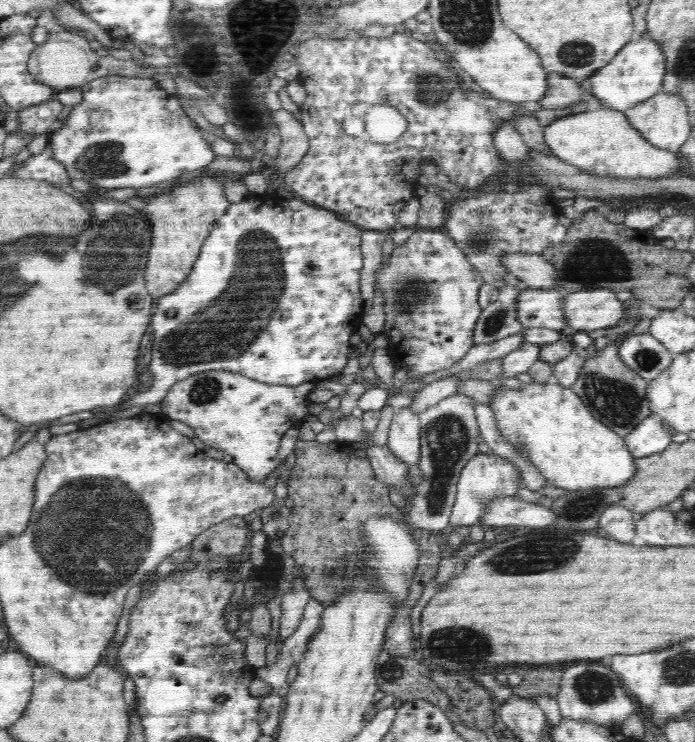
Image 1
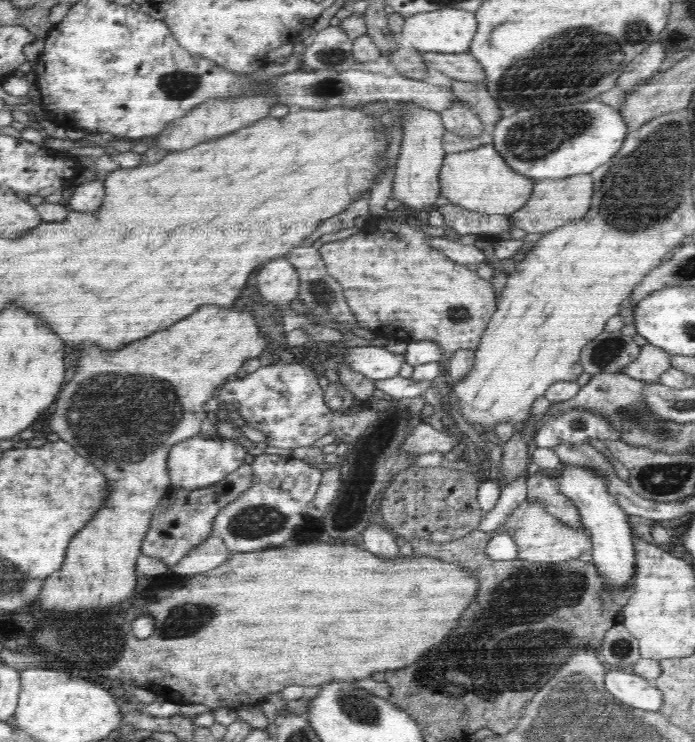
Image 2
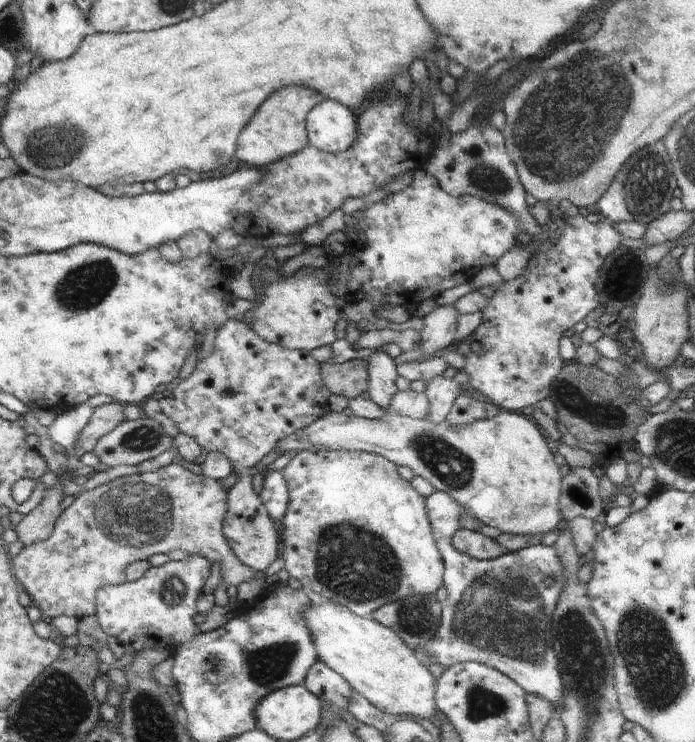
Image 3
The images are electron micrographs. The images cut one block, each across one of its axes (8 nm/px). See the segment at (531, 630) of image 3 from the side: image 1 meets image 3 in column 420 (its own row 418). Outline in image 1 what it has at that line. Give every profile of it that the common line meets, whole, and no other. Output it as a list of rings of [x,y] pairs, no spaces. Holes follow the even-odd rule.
[[[657,416],[639,422],[625,436],[626,447],[634,458],[644,458],[666,450],[672,442],[673,430]]]

